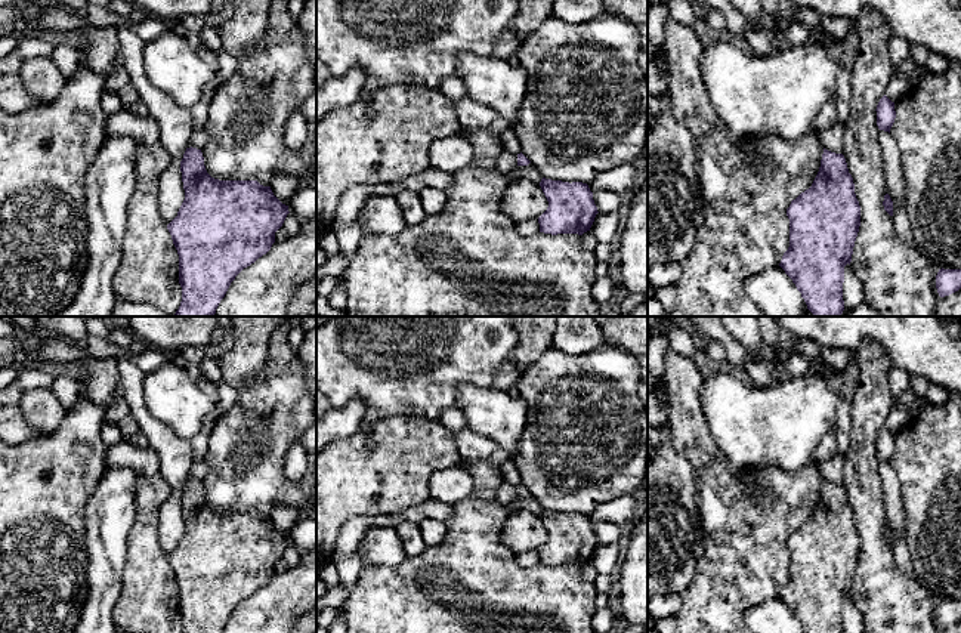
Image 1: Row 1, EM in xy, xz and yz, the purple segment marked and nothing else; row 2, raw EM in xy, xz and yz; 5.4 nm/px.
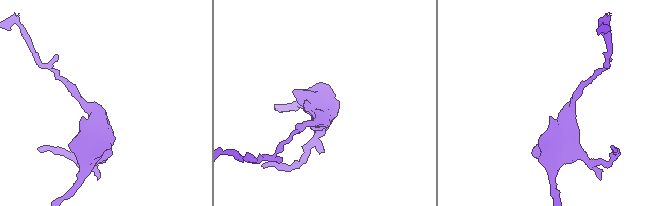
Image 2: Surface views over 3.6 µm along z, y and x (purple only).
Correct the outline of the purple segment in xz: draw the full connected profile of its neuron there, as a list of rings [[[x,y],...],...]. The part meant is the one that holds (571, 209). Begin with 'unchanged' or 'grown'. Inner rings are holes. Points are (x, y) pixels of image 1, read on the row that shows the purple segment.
unchanged; [[[543,177],[540,186],[549,201],[547,210],[538,217],[540,232],[583,235],[590,231],[599,211],[587,183]]]

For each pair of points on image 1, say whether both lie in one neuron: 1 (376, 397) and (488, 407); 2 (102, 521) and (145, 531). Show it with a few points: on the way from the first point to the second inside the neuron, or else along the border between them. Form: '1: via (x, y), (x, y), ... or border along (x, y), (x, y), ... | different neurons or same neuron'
1: border along (488, 386), (460, 383), (456, 388), (457, 407) | different neurons
2: border along (136, 494), (136, 518), (126, 543), (124, 562) | different neurons

